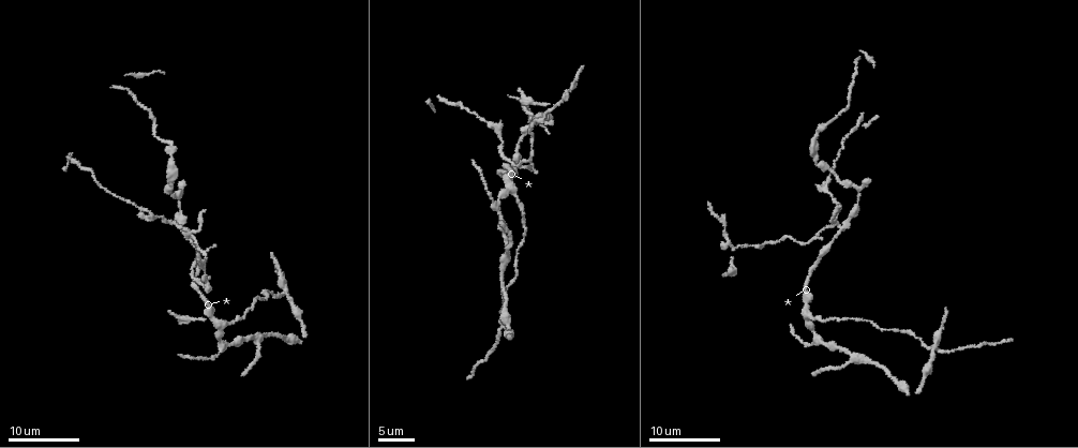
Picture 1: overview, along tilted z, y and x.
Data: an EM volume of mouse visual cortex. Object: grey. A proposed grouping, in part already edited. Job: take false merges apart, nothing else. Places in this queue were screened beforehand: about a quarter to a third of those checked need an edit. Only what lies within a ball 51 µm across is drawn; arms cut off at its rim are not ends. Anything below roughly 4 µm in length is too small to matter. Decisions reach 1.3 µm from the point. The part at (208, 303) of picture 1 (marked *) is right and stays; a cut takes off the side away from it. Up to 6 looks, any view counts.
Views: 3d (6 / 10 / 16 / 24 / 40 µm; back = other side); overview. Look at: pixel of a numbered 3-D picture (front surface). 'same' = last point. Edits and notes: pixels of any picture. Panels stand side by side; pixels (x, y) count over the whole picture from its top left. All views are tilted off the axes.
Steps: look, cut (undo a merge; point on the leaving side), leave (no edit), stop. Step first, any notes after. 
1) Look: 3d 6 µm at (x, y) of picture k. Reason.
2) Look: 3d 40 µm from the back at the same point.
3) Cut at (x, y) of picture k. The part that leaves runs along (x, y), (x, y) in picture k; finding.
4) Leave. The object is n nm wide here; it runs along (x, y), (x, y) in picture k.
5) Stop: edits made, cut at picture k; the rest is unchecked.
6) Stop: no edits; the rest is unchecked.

Look: 3d 24 µm at (227, 344) of picture 1.

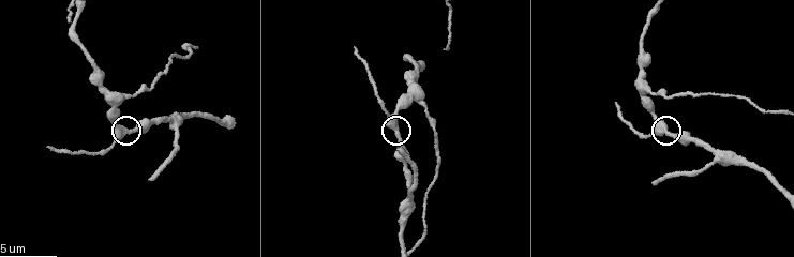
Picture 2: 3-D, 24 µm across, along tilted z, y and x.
Look: 3d 10 µm at (663, 129) of picture 2. Closer look.

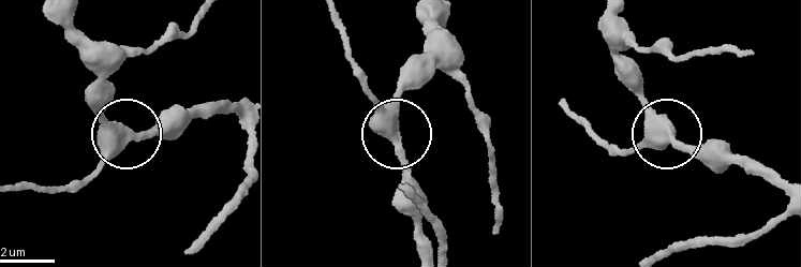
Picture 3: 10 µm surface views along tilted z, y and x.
Leave. Continuous, no second neuron.

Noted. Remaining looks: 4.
Look: 3d 10 µm at (410, 201) of picture 2.

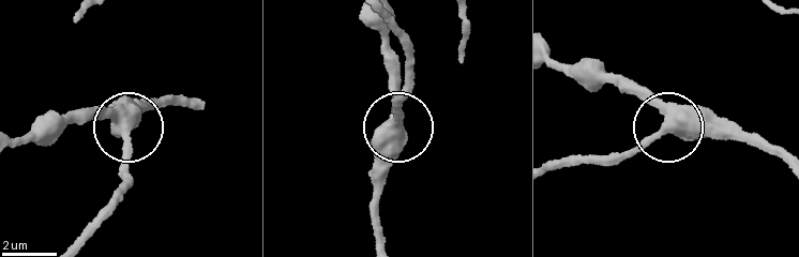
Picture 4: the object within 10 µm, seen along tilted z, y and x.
Look: 3d 6 µm at (666, 133) of picture 4.

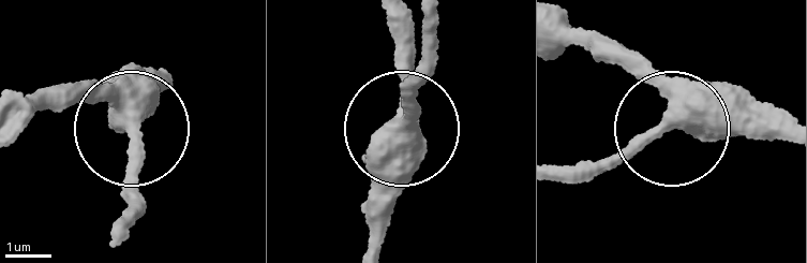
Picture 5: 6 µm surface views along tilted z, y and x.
Leave. It runs along (389, 18), (398, 121), (424, 79) in picture 5; one neuron here.

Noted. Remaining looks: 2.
Look: 3d 16 µm at (828, 119) of picture 1. Calibre changes.

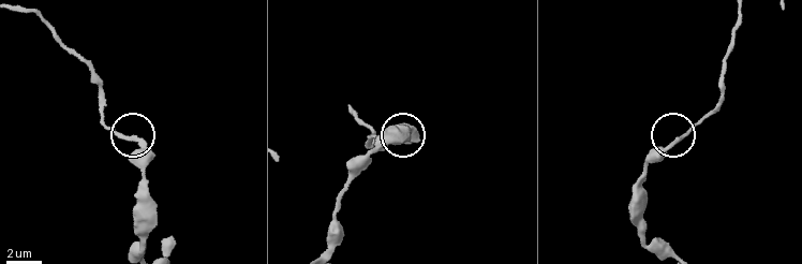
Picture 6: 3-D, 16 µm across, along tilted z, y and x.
Look: 3d 10 µm at (678, 139) of picture 6.

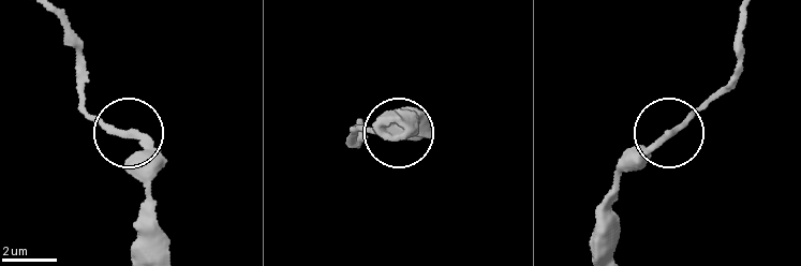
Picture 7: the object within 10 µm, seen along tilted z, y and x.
Cut at (113, 134) of picture 7. The part that leaves runs along (147, 144), (92, 119), (78, 42), (65, 20) in picture 7; two neurons meet here.

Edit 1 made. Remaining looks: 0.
Stop: edits made, cut at picture 7; the rest is unchecked.

